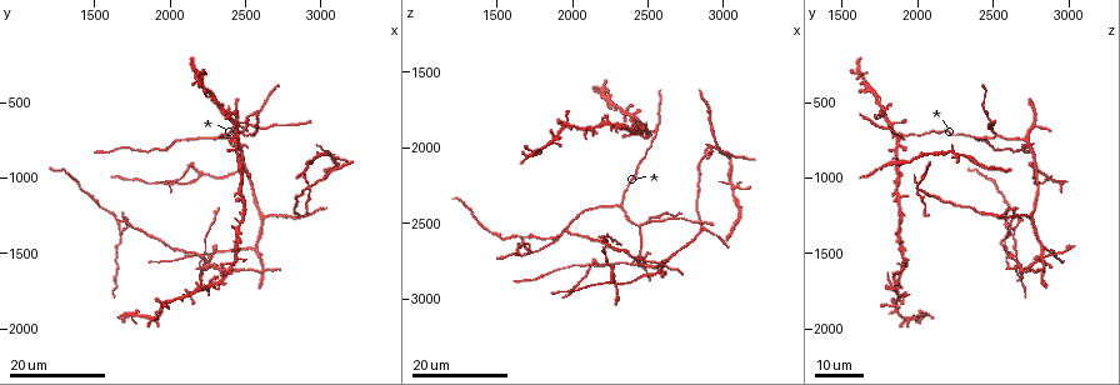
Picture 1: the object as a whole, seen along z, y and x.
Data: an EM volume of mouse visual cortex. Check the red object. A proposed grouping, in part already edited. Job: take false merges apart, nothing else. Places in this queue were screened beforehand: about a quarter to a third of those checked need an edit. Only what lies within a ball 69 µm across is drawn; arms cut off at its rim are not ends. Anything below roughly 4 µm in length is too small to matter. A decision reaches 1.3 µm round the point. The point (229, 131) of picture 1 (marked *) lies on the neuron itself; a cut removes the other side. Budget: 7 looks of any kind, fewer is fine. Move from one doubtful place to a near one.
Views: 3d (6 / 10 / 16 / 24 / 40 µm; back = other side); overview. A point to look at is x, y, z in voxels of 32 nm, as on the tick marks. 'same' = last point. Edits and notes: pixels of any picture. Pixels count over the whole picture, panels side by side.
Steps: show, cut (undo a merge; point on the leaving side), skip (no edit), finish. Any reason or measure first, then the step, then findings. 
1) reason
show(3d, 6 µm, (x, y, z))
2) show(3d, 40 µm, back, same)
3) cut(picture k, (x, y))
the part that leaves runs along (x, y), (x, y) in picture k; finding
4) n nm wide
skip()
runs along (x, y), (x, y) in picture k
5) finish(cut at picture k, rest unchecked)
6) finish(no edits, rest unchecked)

a fork
show(3d, 16 µm, (2460, 720, 2520))

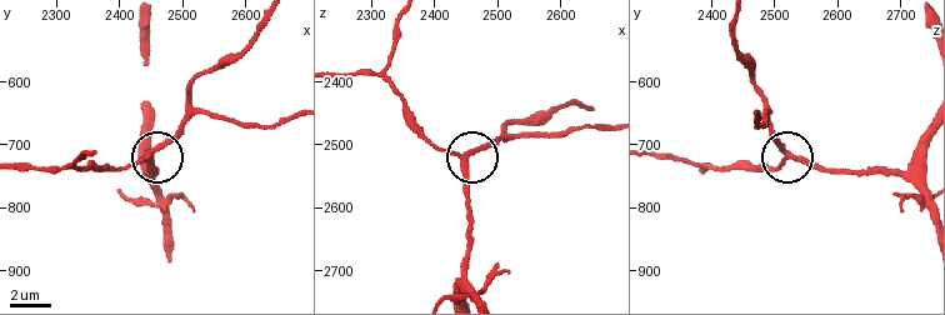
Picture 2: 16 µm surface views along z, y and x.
show(3d, 6 µm, (2450, 715, 2525))

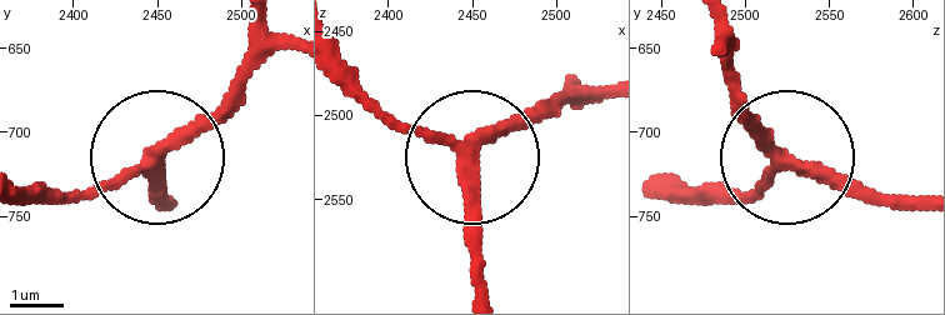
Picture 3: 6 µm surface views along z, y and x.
3 arms
skip()
continuous, no second neuron

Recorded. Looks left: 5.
arms part here
show(3d, 24 µm, (2320, 760, 2400))

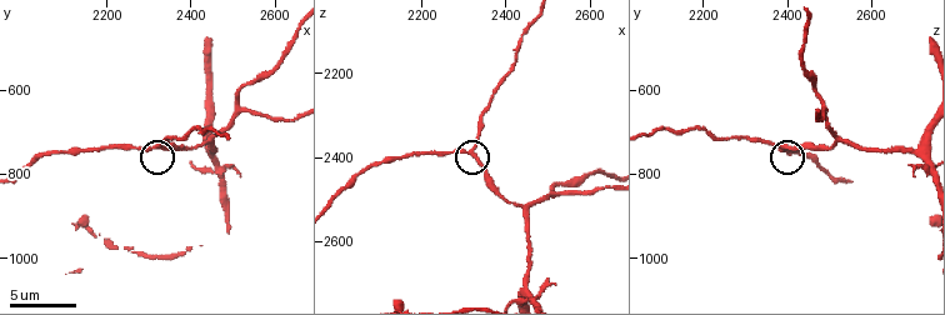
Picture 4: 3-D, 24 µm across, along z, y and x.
show(3d, 10 µm, (2315, 730, 2395))

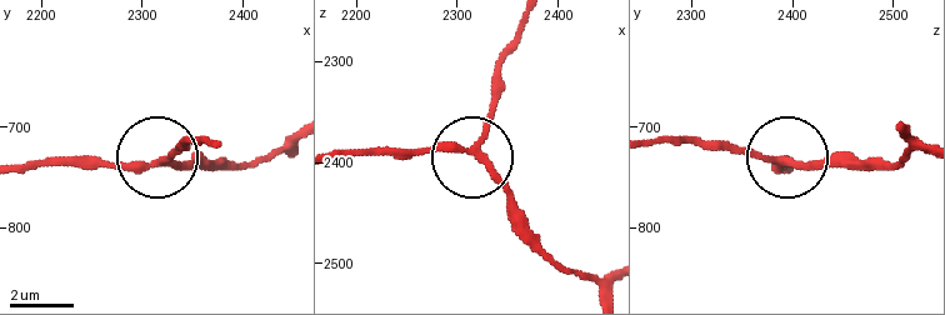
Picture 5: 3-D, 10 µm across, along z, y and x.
3 arms
skip()
runs along (524, 26), (500, 68), (498, 100), (473, 154), (363, 148) in picture 5; all the same neuron

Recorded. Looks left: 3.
four arms meet
show(3d, 16 µm, (2940, 1040, 2000))

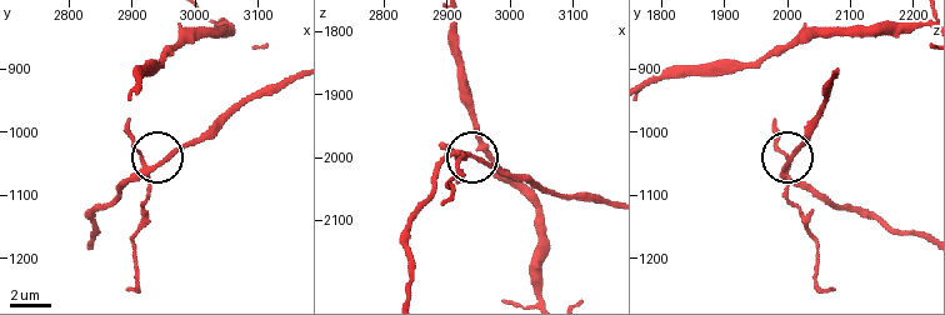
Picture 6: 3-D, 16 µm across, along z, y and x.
show(3d, 10 µm, (2925, 1060, 2000))

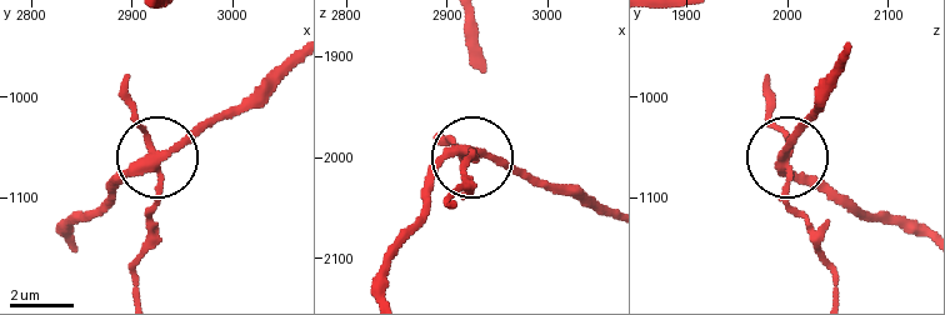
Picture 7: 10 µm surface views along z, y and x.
4 arms
cut(picture 7, (154, 208))
two neurons meet here

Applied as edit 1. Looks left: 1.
finish(cut at picture 7, rest unchecked)

